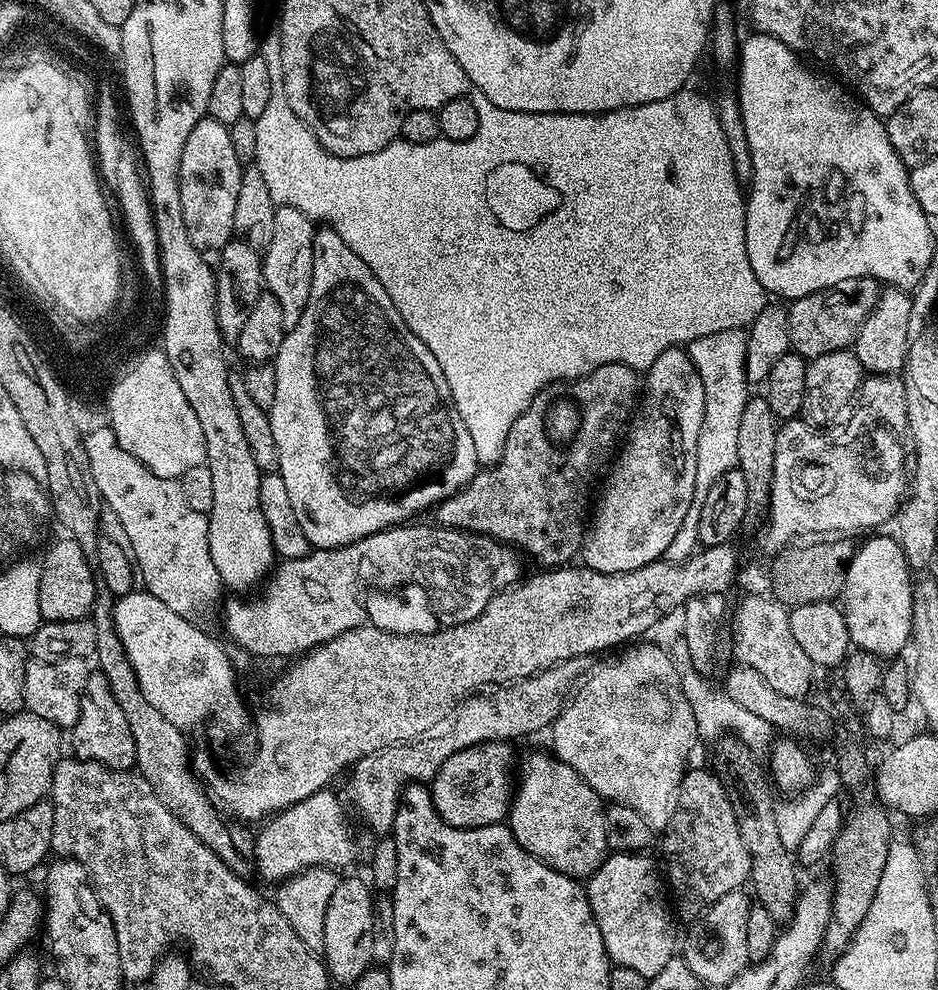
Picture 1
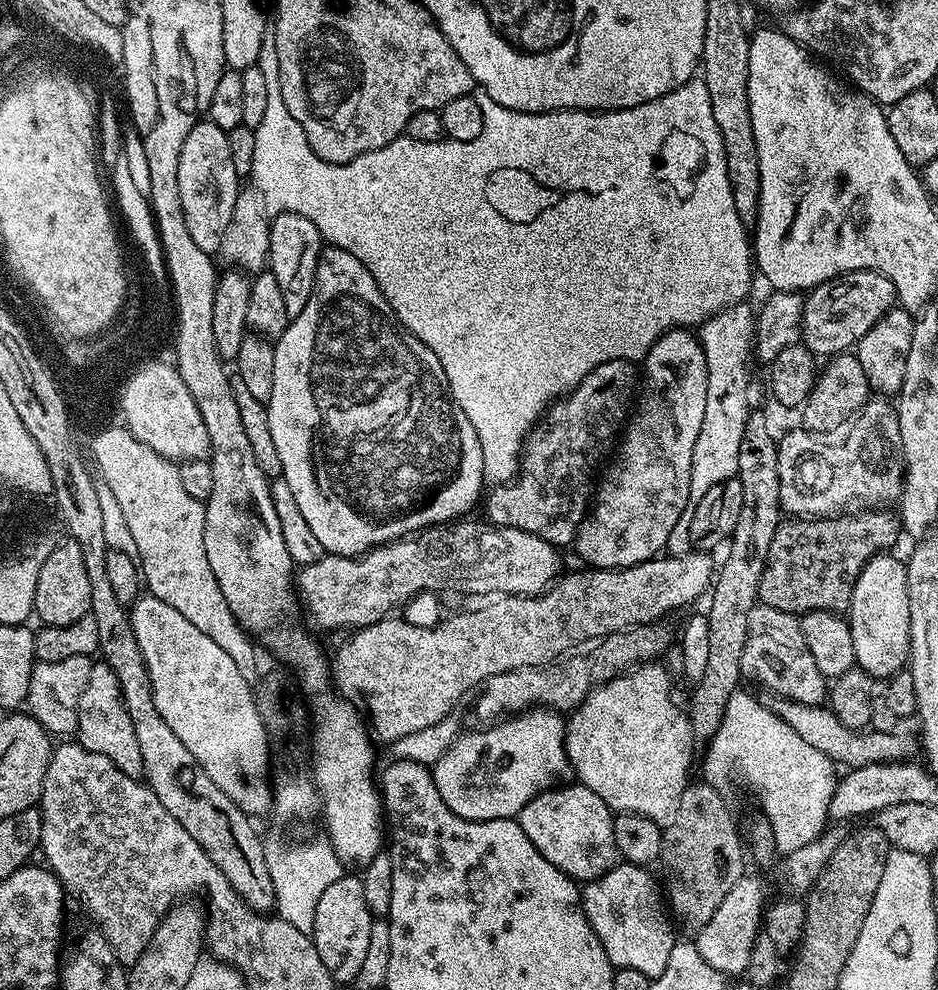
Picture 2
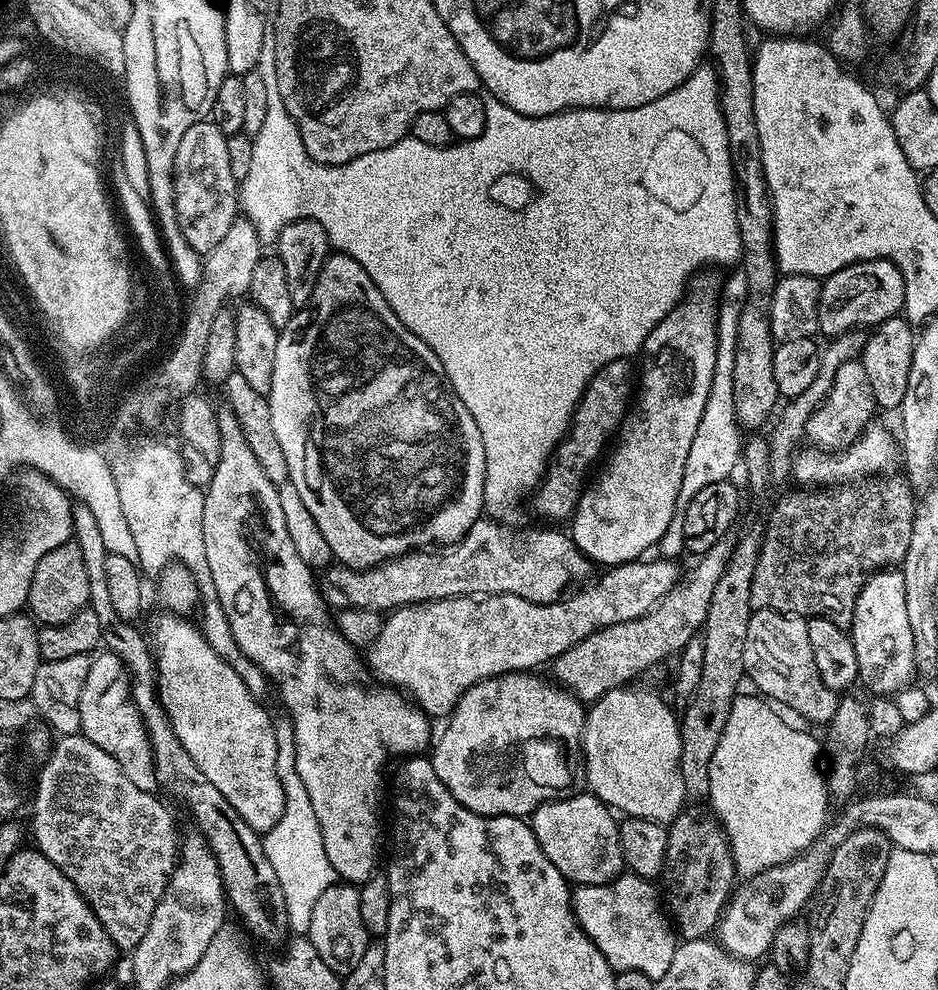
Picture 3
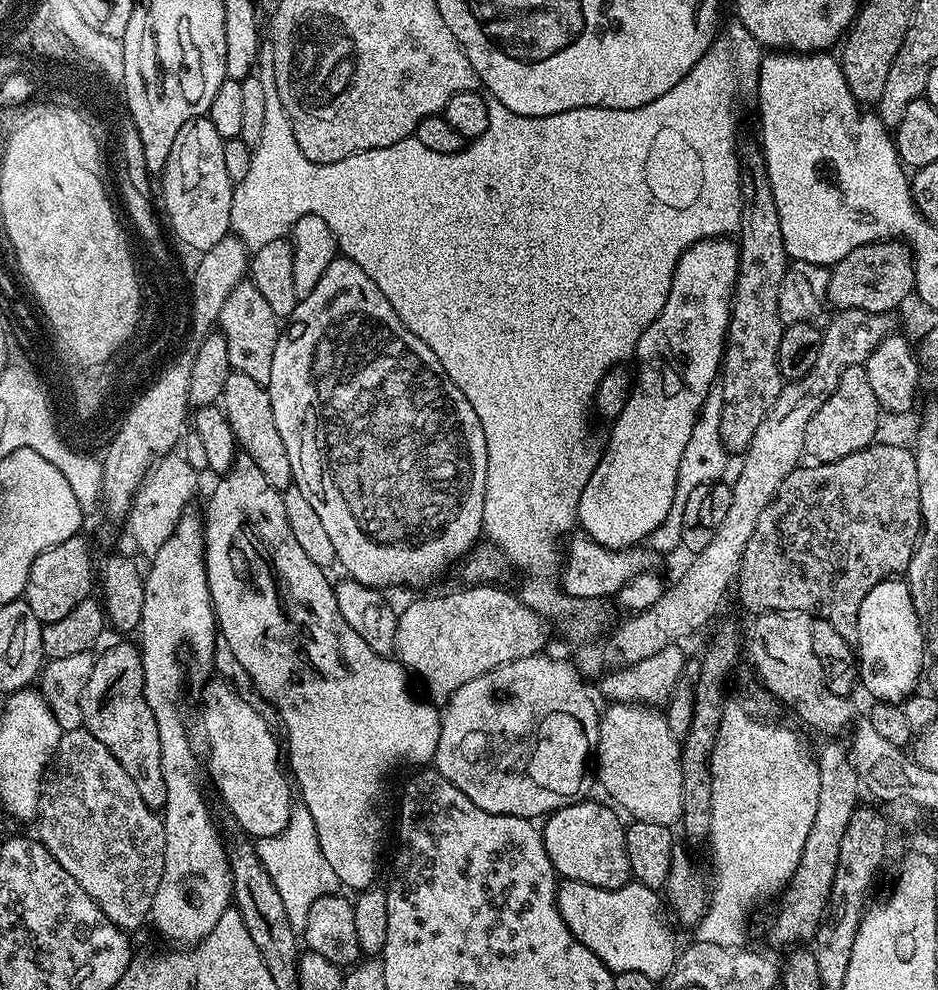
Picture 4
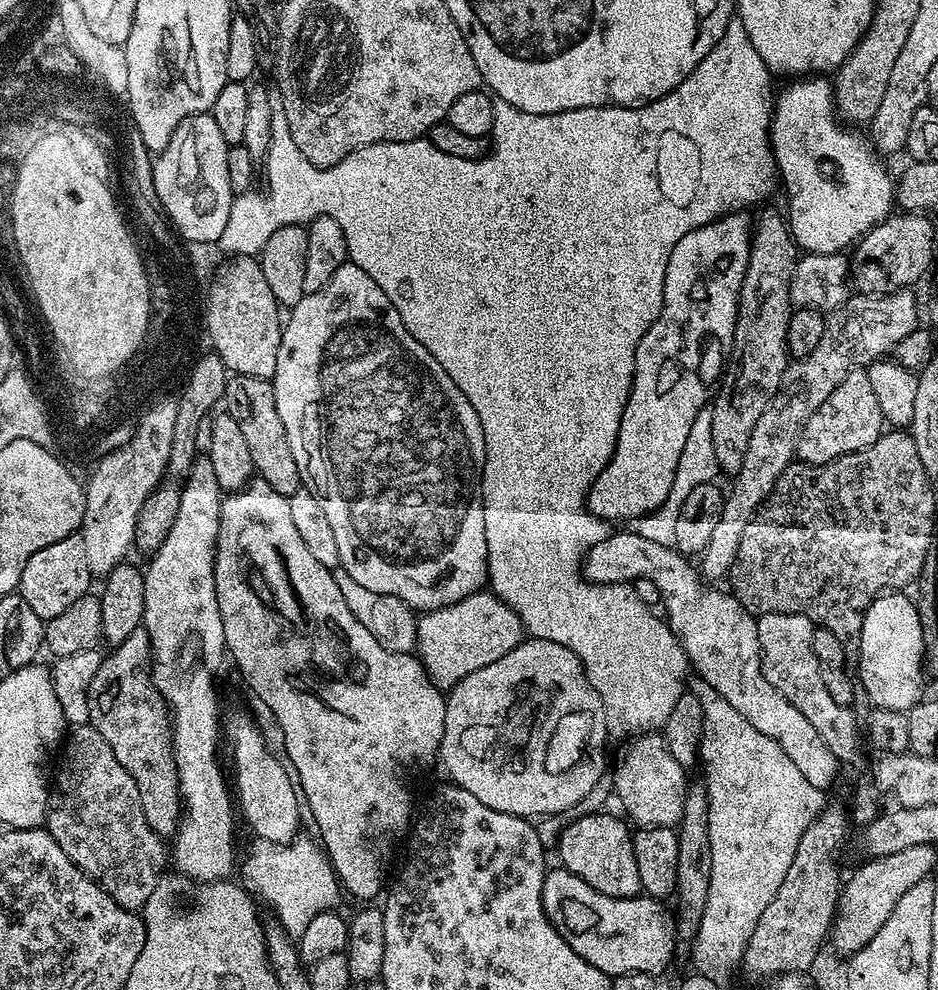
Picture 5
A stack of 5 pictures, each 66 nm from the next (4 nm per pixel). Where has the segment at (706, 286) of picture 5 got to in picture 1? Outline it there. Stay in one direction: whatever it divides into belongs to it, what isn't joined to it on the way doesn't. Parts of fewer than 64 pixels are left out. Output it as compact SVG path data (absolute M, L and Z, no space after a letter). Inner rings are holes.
M683 347L668 348L658 354L643 377L642 395L618 452L620 464L611 465L607 473L608 485L600 496L600 505L597 508L595 505L591 513L578 553L583 567L602 574L618 574L638 570L638 566L646 566L663 557L666 546L670 546L678 526L682 526L682 518L686 518L686 510L690 510L690 502L694 498L698 430L702 430L703 417L702 378L698 378L698 370L694 370L694 362L687 351Z

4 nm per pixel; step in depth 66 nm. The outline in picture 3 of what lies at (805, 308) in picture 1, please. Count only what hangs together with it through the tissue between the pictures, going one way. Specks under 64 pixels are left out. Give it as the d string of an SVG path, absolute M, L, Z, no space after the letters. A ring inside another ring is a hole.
M886 259L863 260L857 264L838 270L833 276L823 277L820 285L820 301L817 304L817 322L819 335L824 338L835 338L843 332L864 330L899 315L905 302L905 283L900 268Z

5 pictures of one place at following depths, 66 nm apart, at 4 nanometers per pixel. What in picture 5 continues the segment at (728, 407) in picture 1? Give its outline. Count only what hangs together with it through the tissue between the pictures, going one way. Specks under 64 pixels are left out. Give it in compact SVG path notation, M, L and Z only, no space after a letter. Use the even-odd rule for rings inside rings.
M705 406L702 410L698 410L698 418L694 418L694 422L690 426L690 434L684 443L682 458L678 458L678 470L674 470L674 482L670 485L670 492L666 494L666 500L662 502L662 506L658 506L653 512L647 512L635 521L634 531L642 534L642 538L646 538L649 542L658 542L659 545L667 548L673 547L678 510L682 510L682 502L686 502L686 498L693 492L694 486L711 484L721 475L718 457L714 455L713 426L714 414L711 407Z

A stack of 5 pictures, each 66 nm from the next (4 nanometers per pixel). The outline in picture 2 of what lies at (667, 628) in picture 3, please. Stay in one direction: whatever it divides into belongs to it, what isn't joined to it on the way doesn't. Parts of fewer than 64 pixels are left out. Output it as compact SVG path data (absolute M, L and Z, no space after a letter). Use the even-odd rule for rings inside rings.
M663 623L639 624L637 628L628 628L624 632L615 632L587 644L570 648L549 664L539 664L529 668L519 668L506 674L494 674L484 681L476 700L476 716L481 725L503 721L529 710L550 708L561 714L571 713L580 707L580 703L597 686L613 680L639 665L663 657L674 636L664 629Z

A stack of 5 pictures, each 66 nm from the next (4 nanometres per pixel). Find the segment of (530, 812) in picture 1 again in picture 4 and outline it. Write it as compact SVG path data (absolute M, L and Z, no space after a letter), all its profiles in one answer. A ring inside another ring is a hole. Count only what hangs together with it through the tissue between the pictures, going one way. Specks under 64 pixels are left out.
M593 798L567 804L543 821L542 835L546 854L557 877L586 882L599 888L621 888L632 880L630 858L626 858L625 821L620 821L615 807L599 804Z

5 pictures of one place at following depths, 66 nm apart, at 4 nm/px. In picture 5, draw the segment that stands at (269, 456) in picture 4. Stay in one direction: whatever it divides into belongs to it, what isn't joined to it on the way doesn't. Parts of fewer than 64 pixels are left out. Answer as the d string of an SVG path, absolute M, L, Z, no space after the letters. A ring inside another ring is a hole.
M229 375L222 404L228 415L234 418L234 422L238 422L242 438L246 438L255 475L267 482L272 489L278 490L278 494L293 496L302 485L298 465L294 463L294 454L290 451L290 442L286 438L286 426L282 426L282 418L278 418L271 380Z

